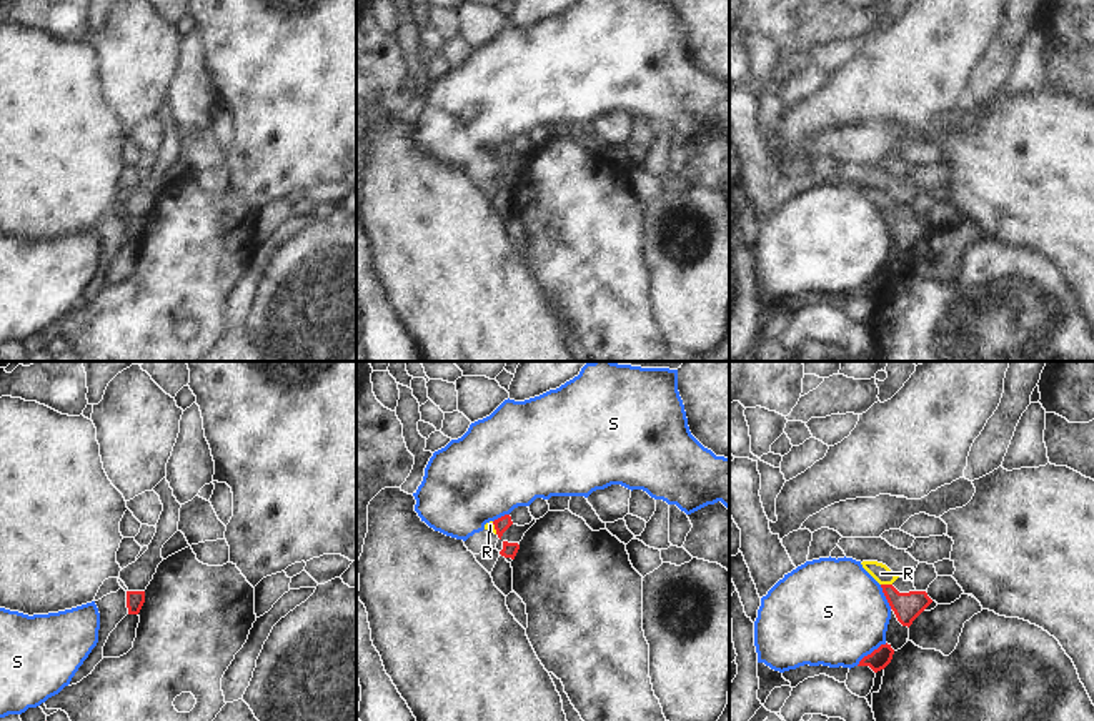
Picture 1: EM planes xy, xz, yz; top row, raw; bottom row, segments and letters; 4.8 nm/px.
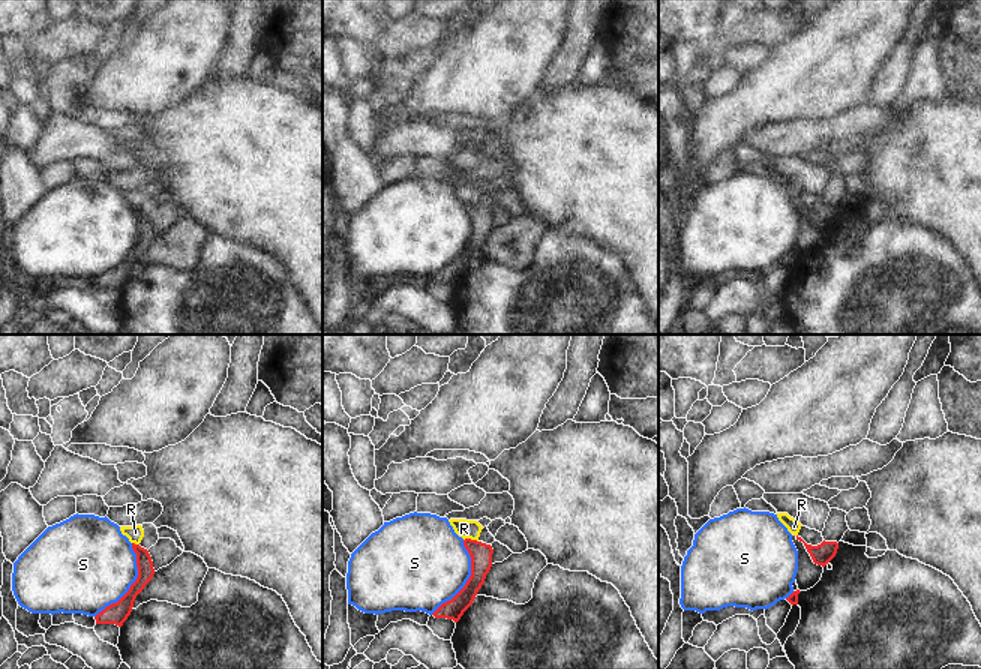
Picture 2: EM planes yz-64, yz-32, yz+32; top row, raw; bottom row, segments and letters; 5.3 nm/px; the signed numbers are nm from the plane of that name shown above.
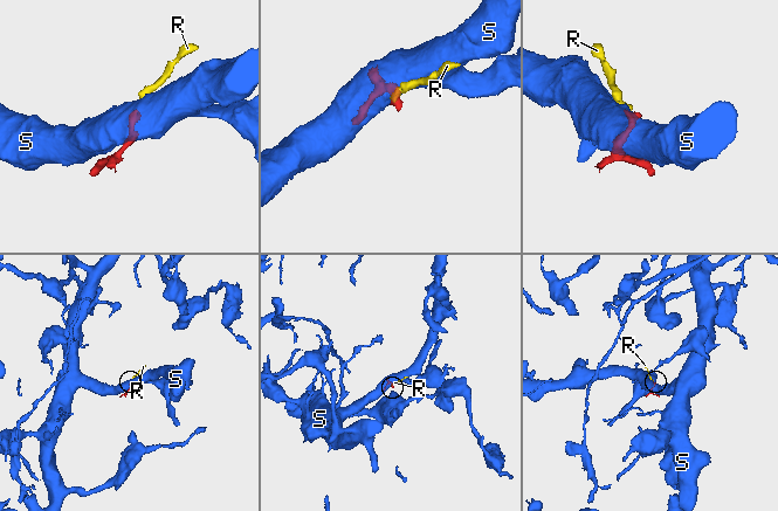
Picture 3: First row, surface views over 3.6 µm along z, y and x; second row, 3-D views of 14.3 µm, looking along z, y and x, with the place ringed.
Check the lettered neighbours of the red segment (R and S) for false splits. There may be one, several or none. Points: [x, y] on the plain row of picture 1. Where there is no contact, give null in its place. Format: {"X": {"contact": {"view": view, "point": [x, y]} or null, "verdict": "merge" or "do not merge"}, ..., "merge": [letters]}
{"R": {"contact": {"view": "yz", "point": [886, 212]}, "verdict": "do not merge"}, "S": {"contact": {"view": "yz", "point": [873, 278]}, "verdict": "do not merge"}, "merge": []}

